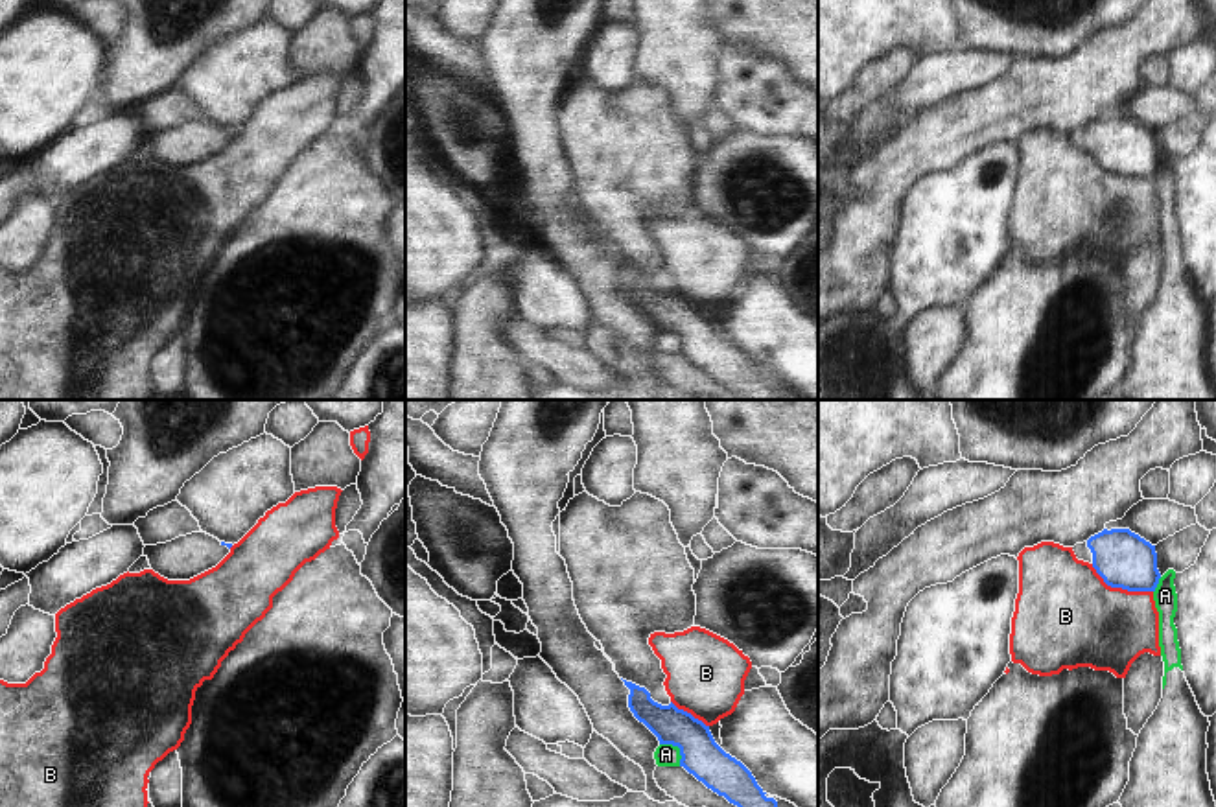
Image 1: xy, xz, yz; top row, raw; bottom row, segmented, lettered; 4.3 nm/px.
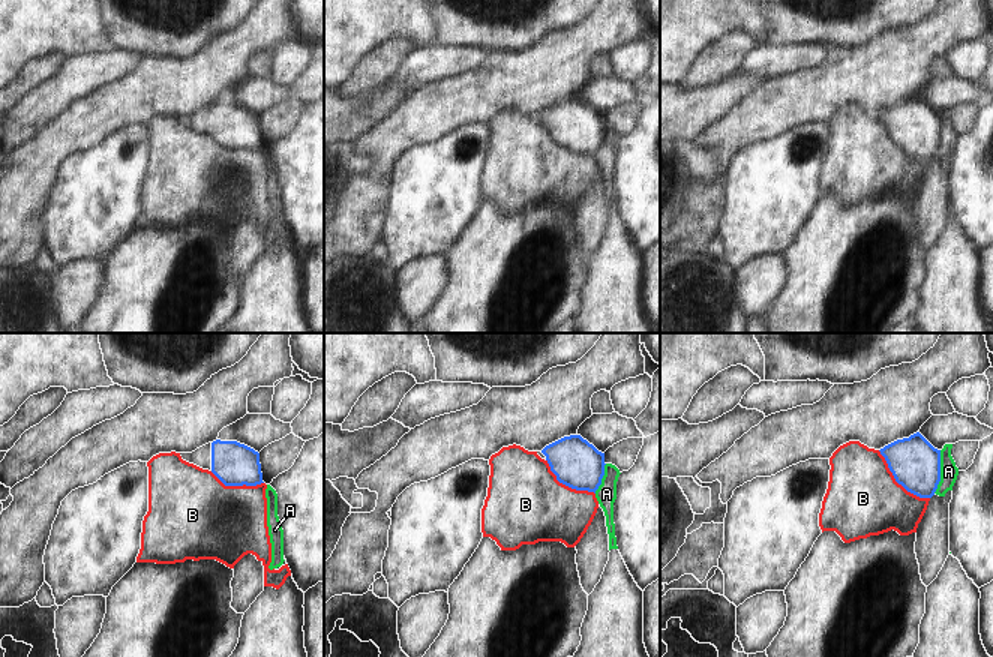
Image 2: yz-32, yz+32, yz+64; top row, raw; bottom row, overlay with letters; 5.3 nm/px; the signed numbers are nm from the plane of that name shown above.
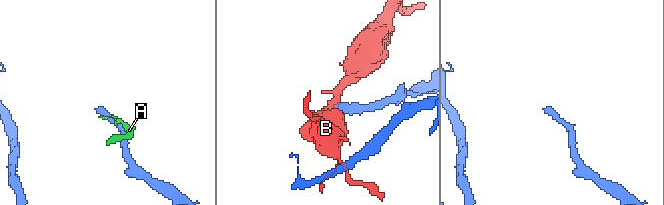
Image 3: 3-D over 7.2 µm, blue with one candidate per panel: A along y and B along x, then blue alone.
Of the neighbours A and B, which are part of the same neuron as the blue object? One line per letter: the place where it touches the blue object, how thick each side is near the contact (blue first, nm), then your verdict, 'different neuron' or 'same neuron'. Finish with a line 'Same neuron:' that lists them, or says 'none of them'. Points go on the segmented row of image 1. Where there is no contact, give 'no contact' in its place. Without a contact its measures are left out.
A: meets blue in xz at (678, 747); 180 nm thick on the blue side, 100 nm on the other; different neuron
B: meets blue in yz at (1121, 586); 240 nm thick on the blue side, 420 nm on the other; different neuron
Same neuron: none of them

